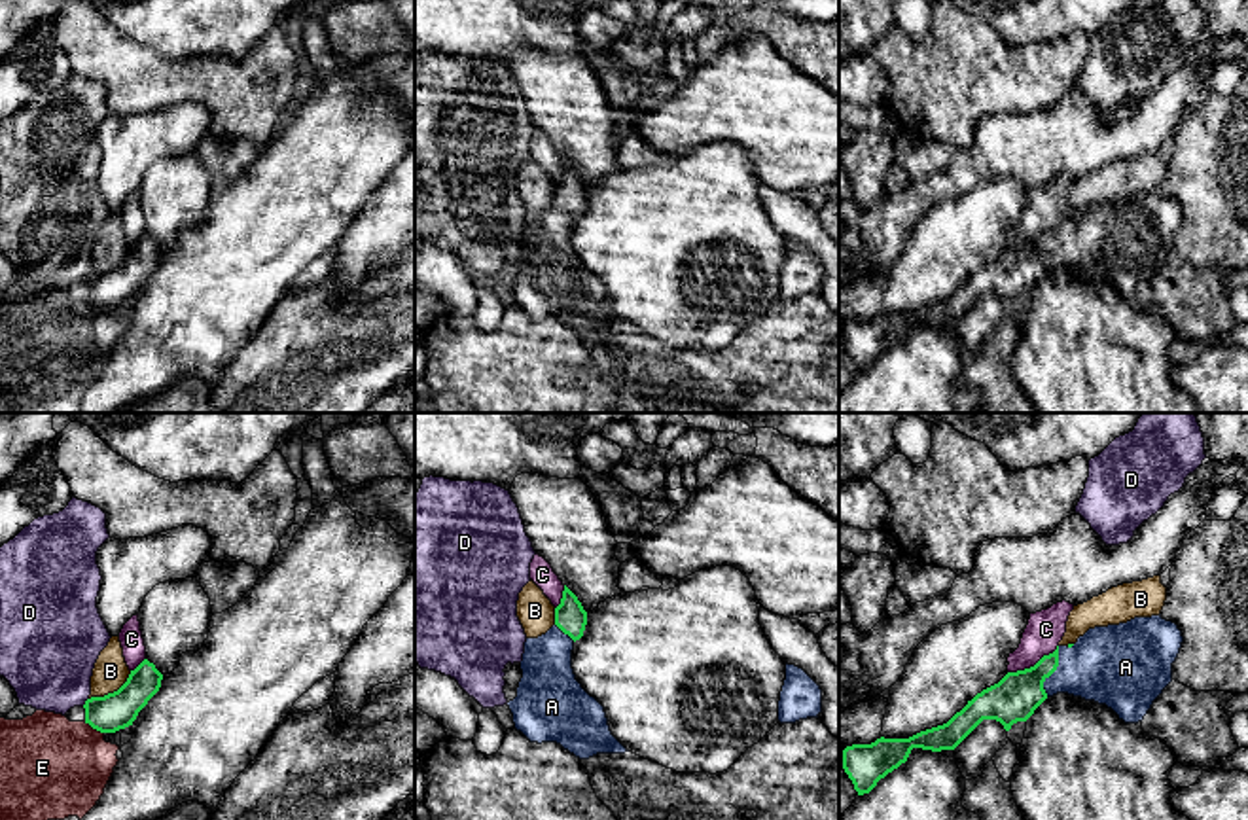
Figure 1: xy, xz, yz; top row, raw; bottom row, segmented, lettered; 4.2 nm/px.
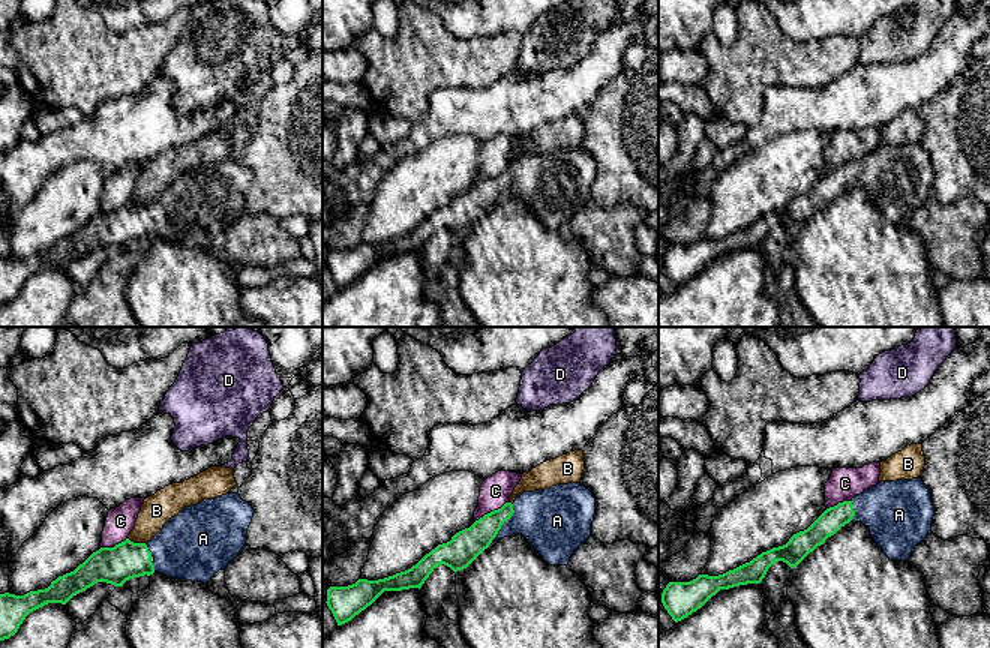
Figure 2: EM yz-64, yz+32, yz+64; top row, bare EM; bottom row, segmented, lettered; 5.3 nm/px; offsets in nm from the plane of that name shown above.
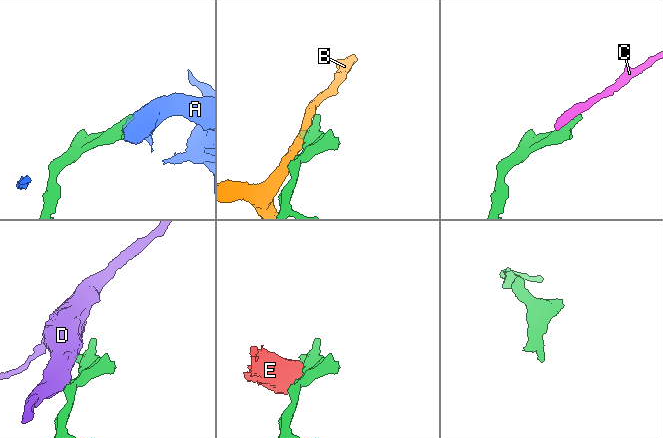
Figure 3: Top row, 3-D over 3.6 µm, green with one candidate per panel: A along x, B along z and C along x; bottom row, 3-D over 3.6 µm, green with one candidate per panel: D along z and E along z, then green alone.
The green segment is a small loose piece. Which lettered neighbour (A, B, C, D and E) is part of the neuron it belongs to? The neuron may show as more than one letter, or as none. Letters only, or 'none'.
A

